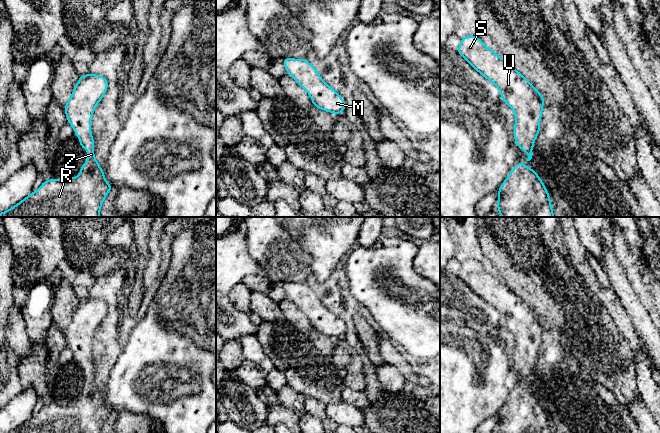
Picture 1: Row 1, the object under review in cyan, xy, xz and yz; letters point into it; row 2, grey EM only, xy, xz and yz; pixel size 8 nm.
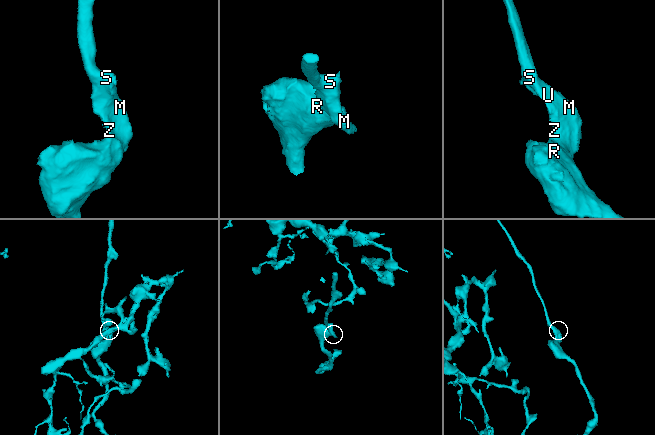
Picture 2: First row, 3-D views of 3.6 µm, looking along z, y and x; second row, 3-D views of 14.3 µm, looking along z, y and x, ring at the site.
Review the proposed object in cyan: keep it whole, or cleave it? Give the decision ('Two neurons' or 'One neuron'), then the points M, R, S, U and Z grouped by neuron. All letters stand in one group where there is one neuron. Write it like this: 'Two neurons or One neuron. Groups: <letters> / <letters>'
One neuron. Groups: M R S U Z

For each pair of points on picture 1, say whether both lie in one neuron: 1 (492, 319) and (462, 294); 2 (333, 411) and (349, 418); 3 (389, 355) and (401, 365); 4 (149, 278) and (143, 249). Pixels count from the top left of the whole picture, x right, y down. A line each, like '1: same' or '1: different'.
1: same
2: same
3: same
4: different

